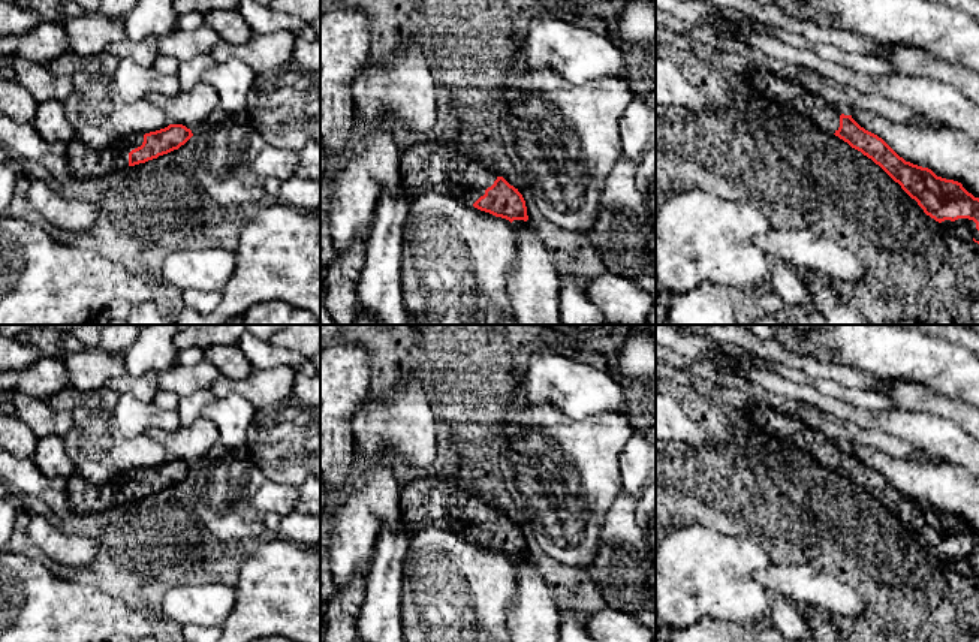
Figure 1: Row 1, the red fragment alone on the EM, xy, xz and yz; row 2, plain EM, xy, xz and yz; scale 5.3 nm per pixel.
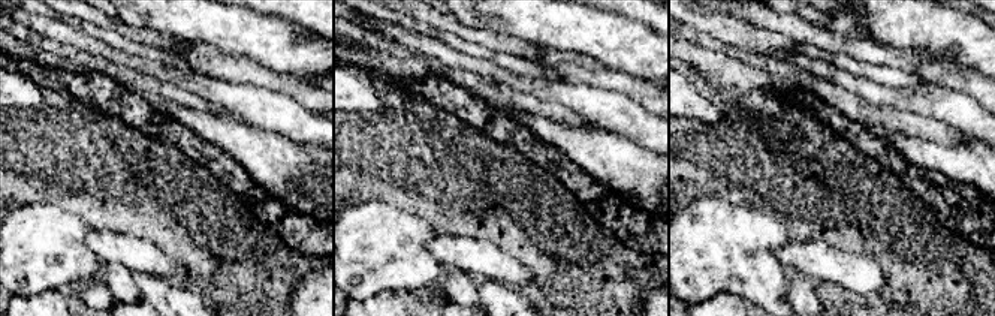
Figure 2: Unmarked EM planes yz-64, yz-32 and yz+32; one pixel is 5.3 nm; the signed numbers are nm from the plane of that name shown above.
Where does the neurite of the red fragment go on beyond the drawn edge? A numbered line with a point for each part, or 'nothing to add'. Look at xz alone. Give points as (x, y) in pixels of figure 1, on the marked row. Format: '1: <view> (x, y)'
1: xz (425, 166)

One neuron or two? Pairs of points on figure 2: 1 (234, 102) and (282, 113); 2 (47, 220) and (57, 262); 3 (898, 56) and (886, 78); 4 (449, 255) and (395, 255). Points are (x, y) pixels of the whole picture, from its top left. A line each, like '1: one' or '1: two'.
1: one
2: one
3: two
4: two

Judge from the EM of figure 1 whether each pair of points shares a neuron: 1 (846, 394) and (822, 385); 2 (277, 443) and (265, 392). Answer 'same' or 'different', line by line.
1: same
2: different

